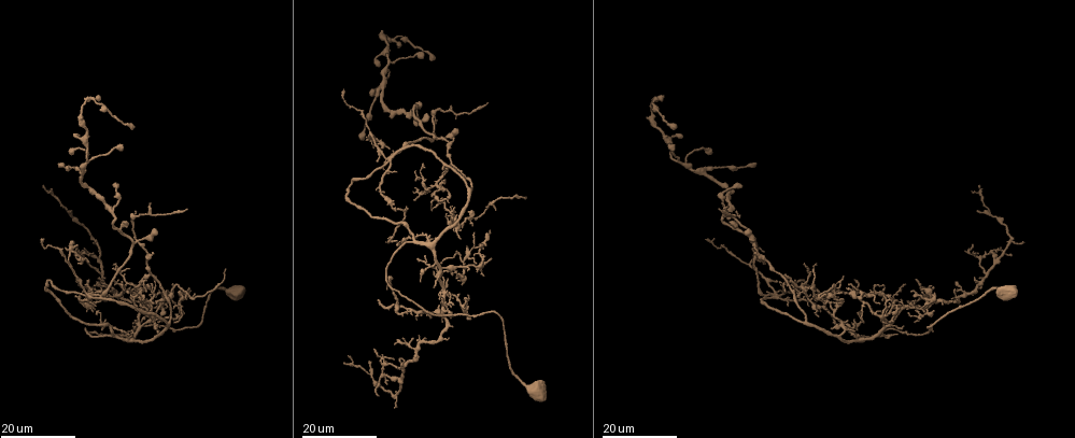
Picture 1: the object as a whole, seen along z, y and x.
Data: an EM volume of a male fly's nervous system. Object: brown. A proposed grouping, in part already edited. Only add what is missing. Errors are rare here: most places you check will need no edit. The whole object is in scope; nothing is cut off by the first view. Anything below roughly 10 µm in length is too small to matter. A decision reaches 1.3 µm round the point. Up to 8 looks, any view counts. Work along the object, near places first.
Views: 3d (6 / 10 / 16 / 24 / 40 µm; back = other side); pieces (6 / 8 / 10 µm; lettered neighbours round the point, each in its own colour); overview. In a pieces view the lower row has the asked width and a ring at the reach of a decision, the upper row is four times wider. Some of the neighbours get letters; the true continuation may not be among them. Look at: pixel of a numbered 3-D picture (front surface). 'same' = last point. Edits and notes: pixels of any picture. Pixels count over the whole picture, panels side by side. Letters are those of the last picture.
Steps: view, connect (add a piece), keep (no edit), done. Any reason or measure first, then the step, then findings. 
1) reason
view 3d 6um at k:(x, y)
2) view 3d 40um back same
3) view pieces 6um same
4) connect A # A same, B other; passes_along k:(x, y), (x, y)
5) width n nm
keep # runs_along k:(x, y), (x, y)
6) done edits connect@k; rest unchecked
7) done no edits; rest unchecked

branch stops here
view 3d 16um at 1:(152, 254)

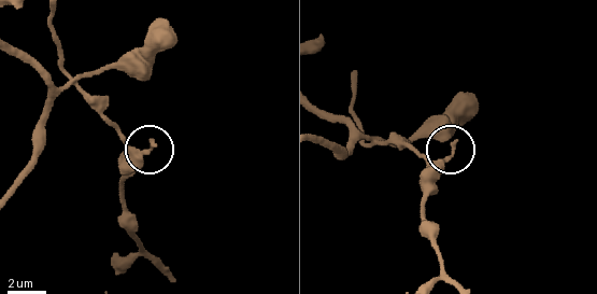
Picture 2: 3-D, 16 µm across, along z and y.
what lies round it
view pieces 10um at 2:(154, 140)

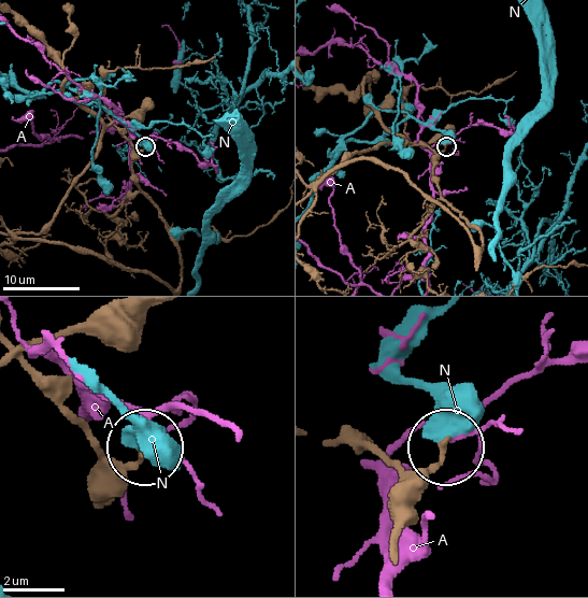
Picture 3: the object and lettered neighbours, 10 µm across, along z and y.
keep # A other, N other; runs_along 3:(398, 540), (400, 501), (444, 450); none of them fits

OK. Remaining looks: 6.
an open end
view 3d 24um at 1:(673, 128)

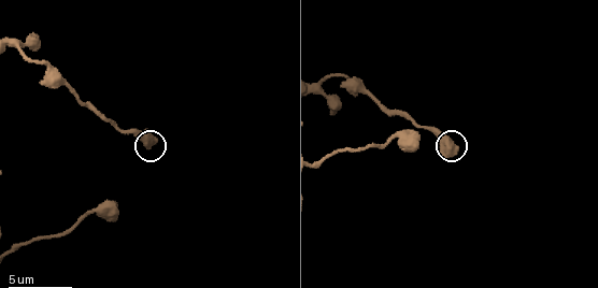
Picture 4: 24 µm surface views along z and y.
view pieces 6um at 4:(453, 151)

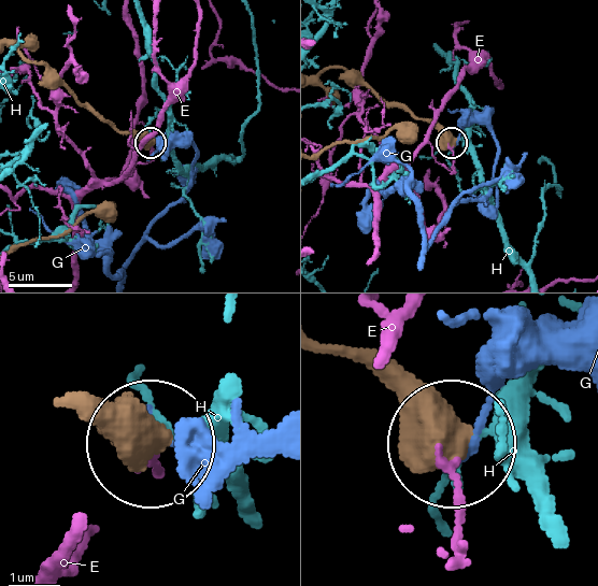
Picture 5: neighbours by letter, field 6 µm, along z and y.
keep # E other, G other, H other; runs_along 5:(19, 52), (42, 65), (77, 100), (118, 129), (150, 142); no lettered piece goes on from it

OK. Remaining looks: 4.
an open end
view 3d 16um at 1:(458, 131)

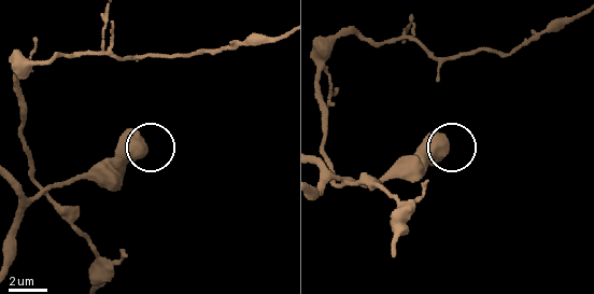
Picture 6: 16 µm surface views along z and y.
what lies round it
view pieces 6um at 6:(142, 147)

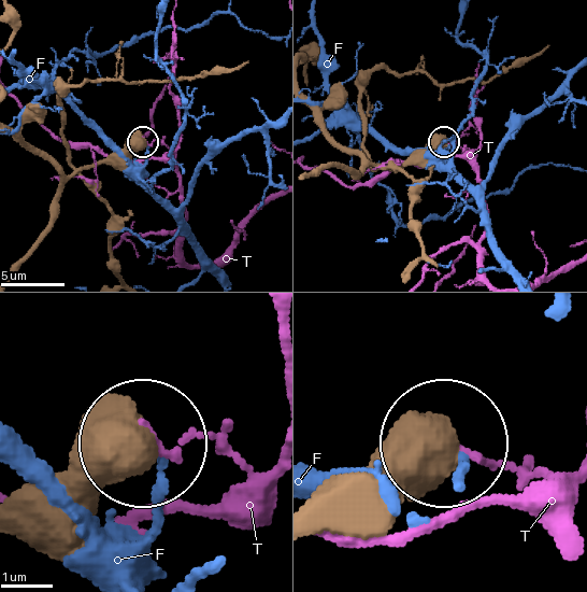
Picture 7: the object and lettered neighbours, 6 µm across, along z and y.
width 630 nm
keep # F other, T other; runs_along 7:(92, 503), (144, 442); none of them fits

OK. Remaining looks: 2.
an open end
view 3d 16um at 1:(98, 312)

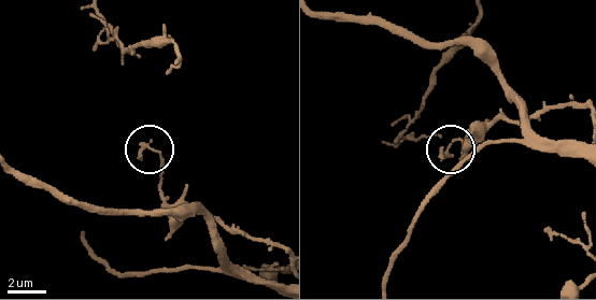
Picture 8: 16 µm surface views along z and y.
view pieces 6um at 8:(140, 155)

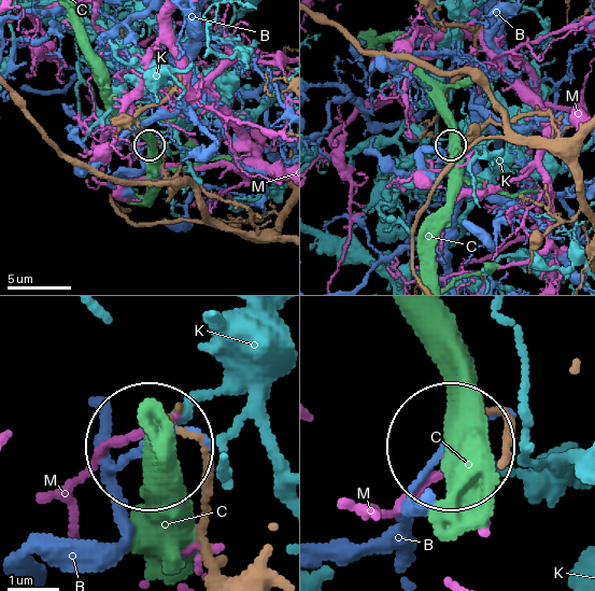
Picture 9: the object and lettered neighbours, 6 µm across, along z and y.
width 160 nm
keep # B other, C other, K other, M other; none of them fits

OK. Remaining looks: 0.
done no edits; rest unchecked

